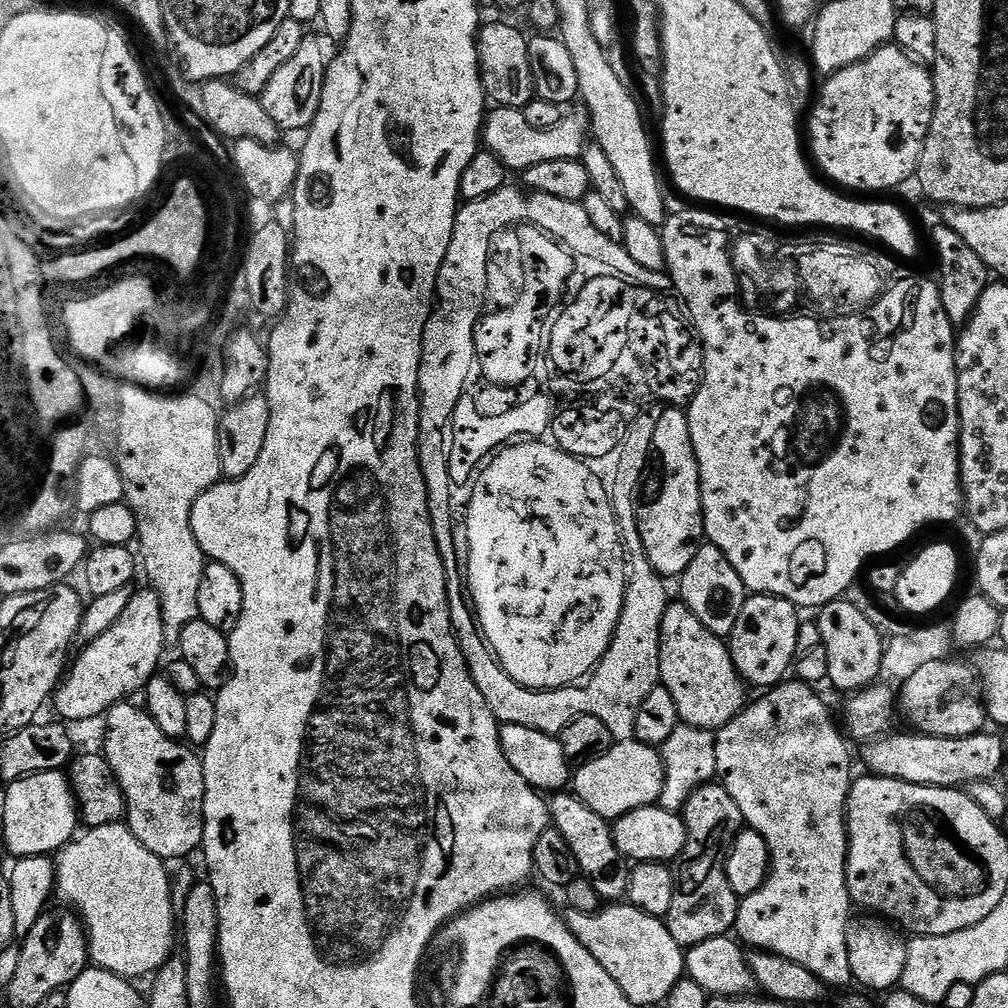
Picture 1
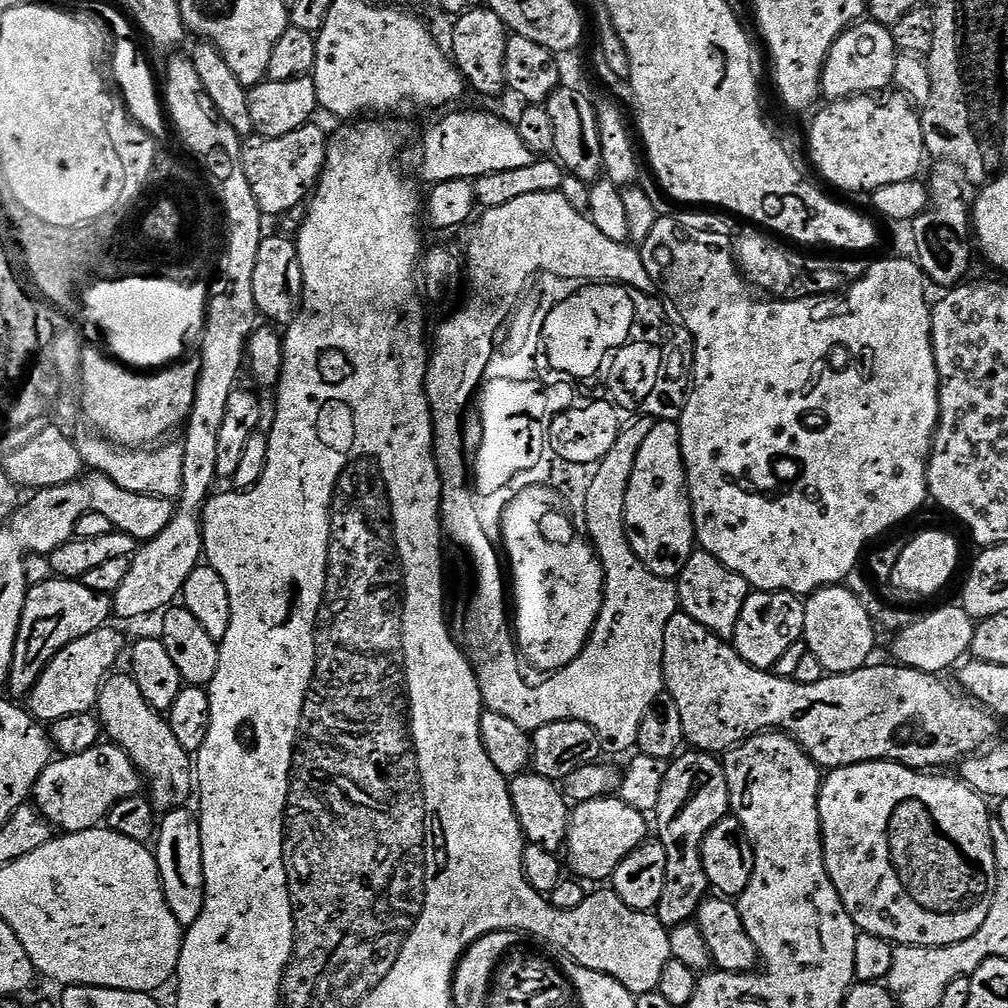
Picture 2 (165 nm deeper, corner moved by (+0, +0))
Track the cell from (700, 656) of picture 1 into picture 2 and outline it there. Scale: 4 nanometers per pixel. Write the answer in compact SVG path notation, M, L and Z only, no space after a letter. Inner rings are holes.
M677 610L670 618L670 622L666 622L666 634L664 635L664 687L666 695L674 698L674 703L678 705L678 710L682 714L684 739L693 749L713 754L723 754L728 749L735 748L736 745L749 740L750 737L760 735L761 732L779 730L788 733L792 739L797 740L803 746L804 752L822 770L845 768L846 766L854 766L871 760L894 760L897 764L904 764L907 768L936 770L939 769L936 768L939 764L953 763L952 765L955 765L964 757L979 753L981 749L991 745L997 739L997 737L995 738L996 724L998 725L997 717L993 716L988 709L976 703L971 696L965 694L959 687L953 686L951 688L944 681L944 678L941 678L937 673L923 672L917 668L905 668L904 665L895 662L889 662L889 664L876 663L869 663L867 666L854 670L850 674L838 674L837 676L826 674L818 682L799 684L795 678L788 679L777 676L772 670L750 666L750 662L746 662L741 658L729 641L722 639L721 636L716 636L710 630L706 630L706 626L694 622L694 618L687 616L683 610Z

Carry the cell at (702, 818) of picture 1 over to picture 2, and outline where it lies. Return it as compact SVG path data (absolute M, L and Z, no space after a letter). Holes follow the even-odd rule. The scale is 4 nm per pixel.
M688 750L668 764L662 794L658 794L658 806L654 813L654 832L660 835L657 836L658 843L666 850L666 890L662 890L662 898L656 904L654 915L664 923L665 928L671 930L689 923L709 895L702 846L706 834L710 834L718 822L728 817L731 806L726 770L713 753Z

